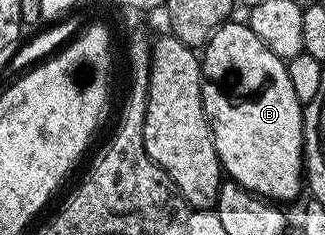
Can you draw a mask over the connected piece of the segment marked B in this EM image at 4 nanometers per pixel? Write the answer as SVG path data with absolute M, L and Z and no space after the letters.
M230 19L220 25L209 42L203 46L201 58L201 94L203 107L213 132L215 151L221 160L224 176L242 185L247 191L273 203L293 201L303 193L303 158L305 136L303 135L303 103L291 87L289 66L275 55L249 29L248 24Z

